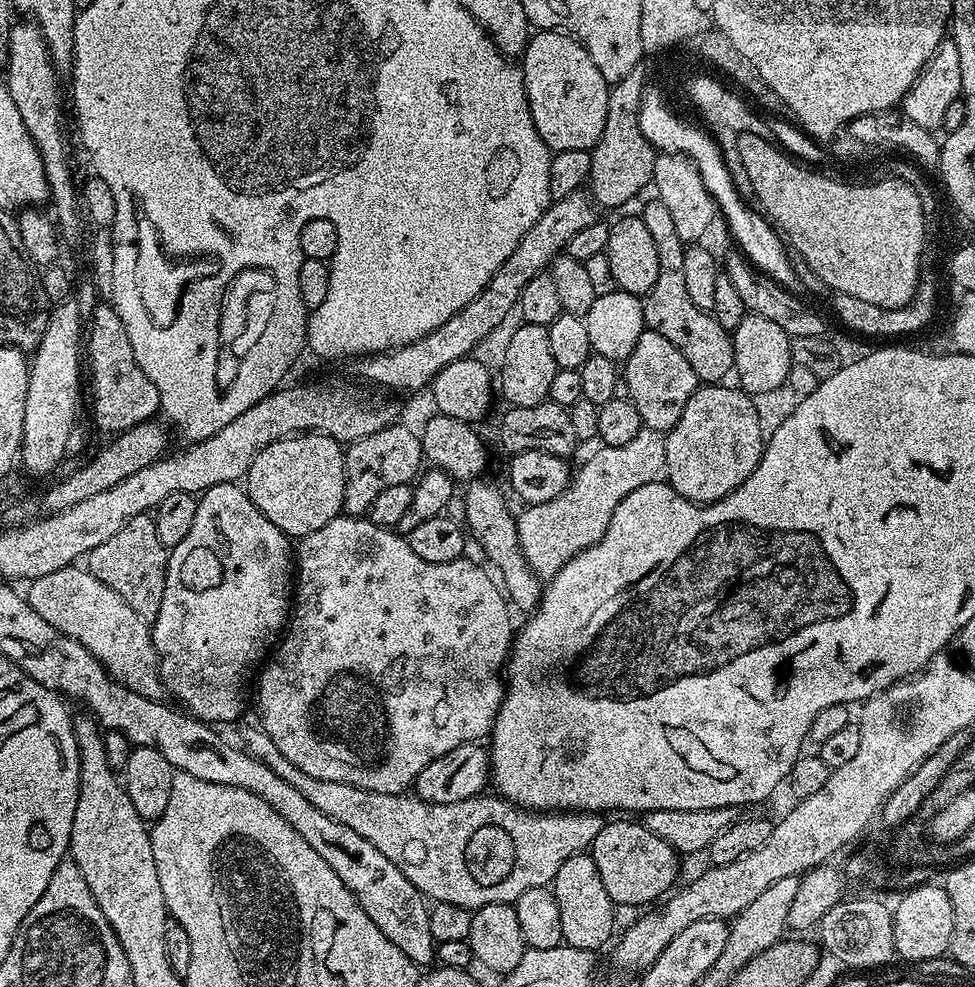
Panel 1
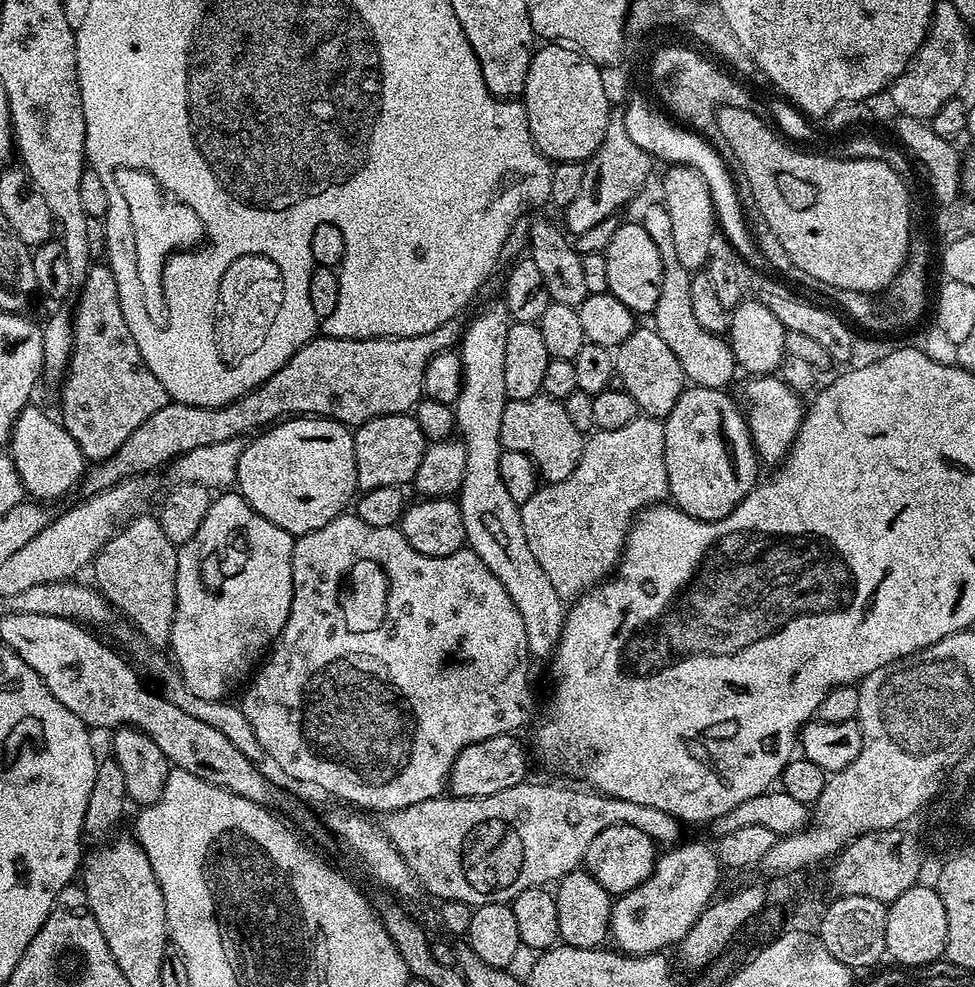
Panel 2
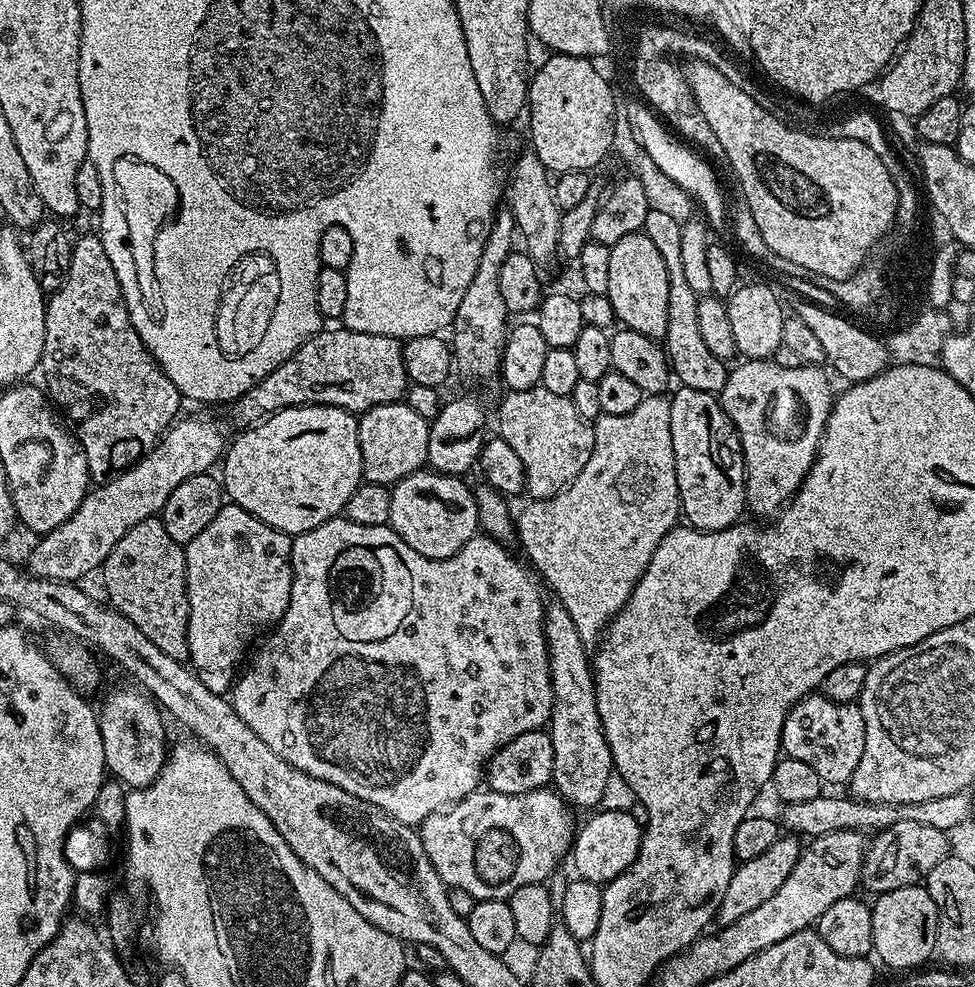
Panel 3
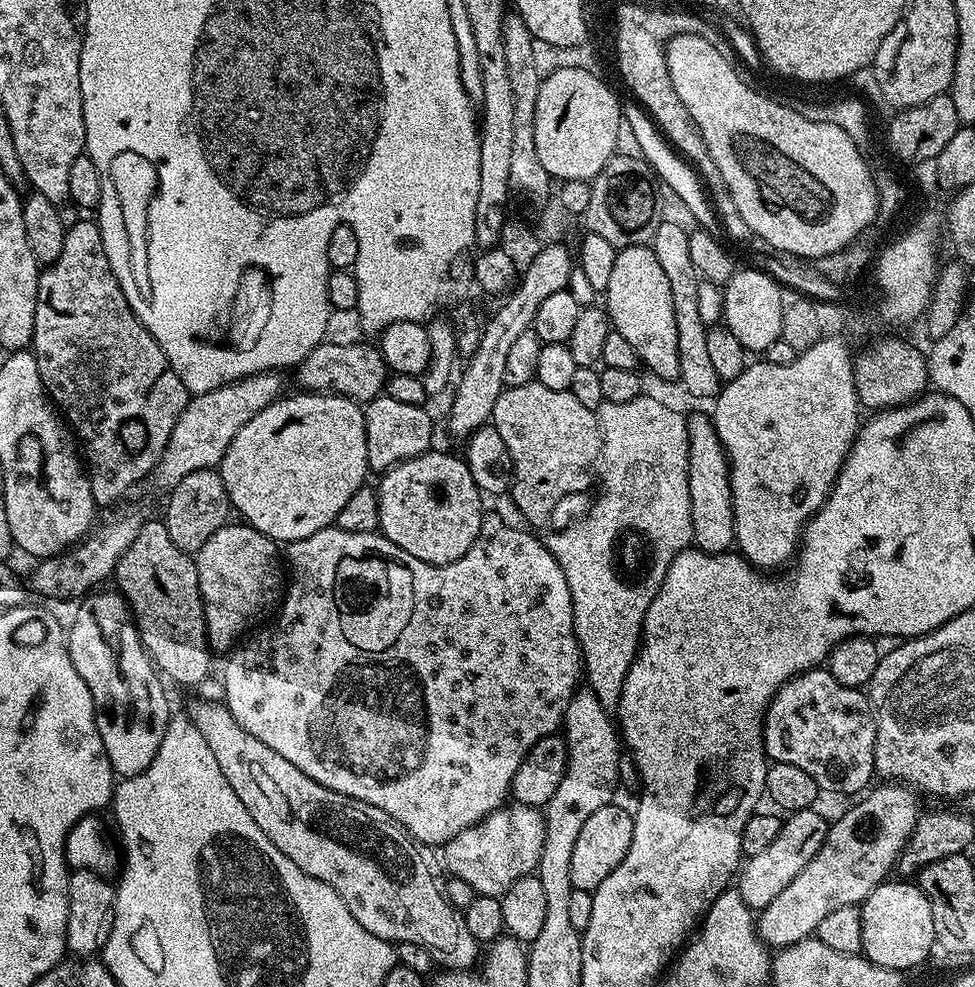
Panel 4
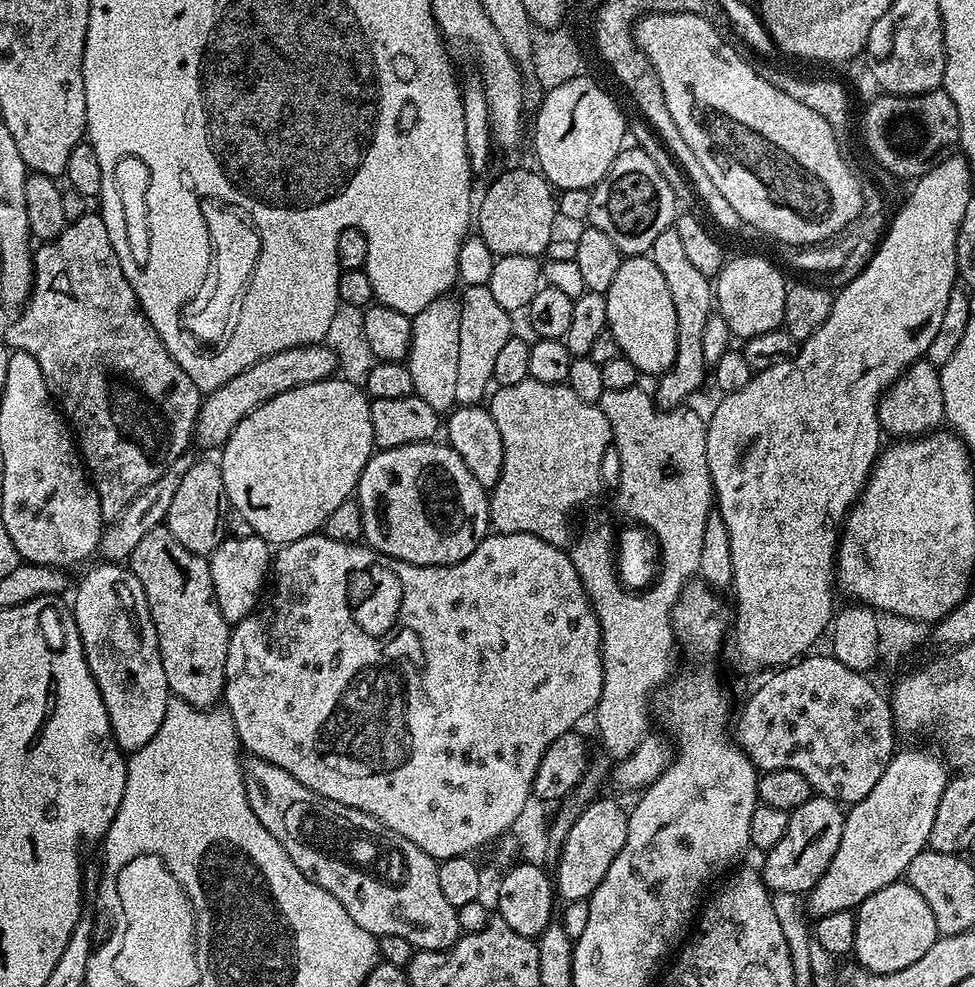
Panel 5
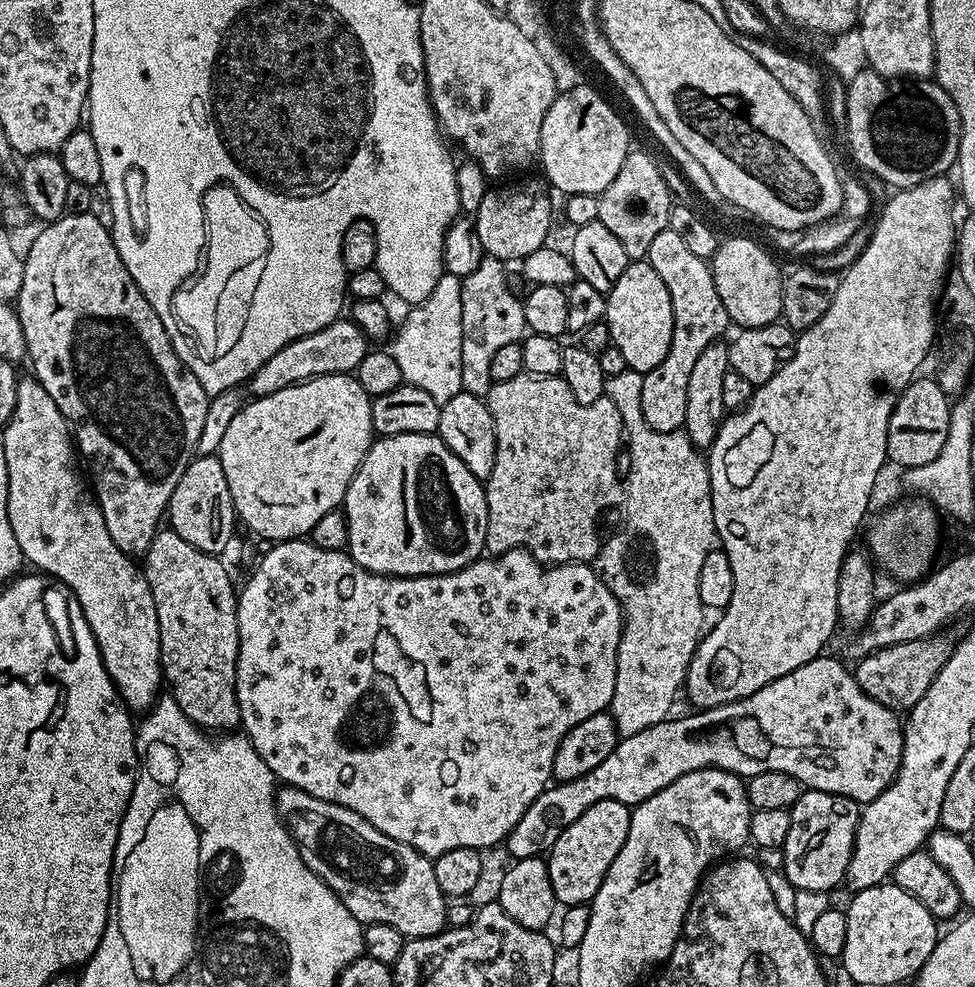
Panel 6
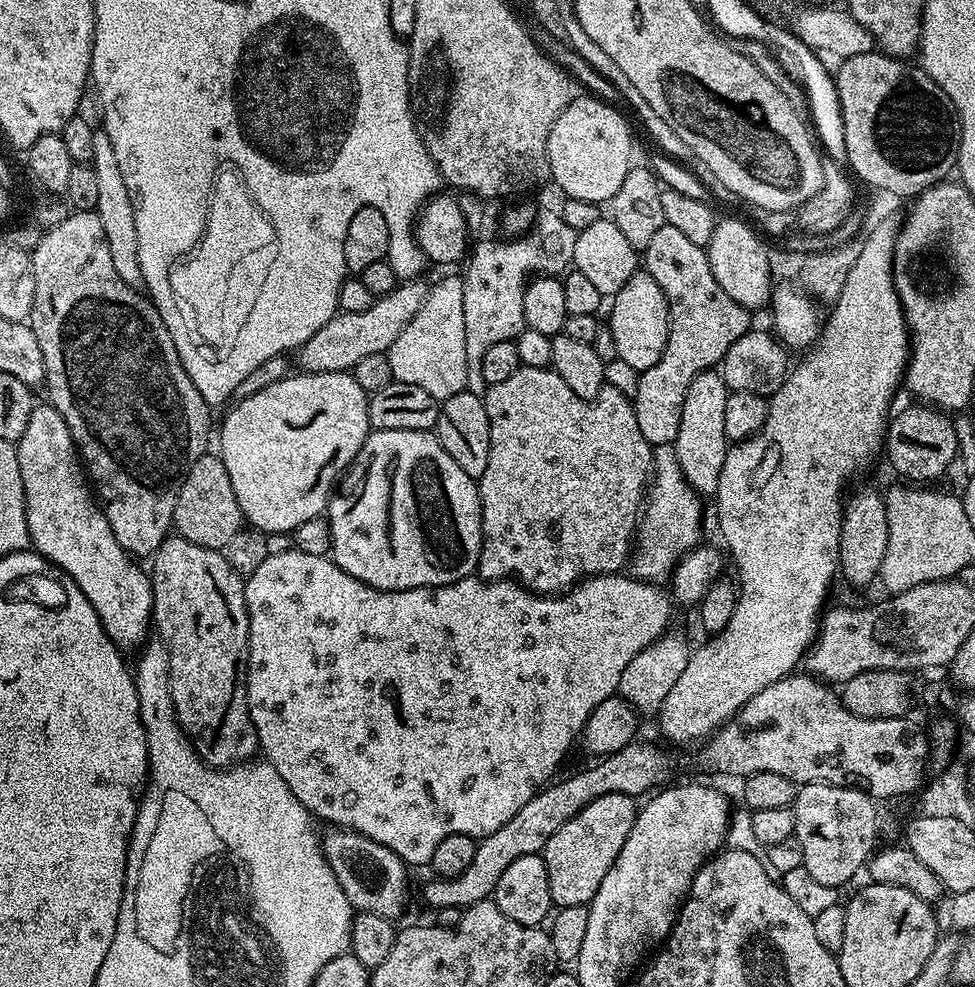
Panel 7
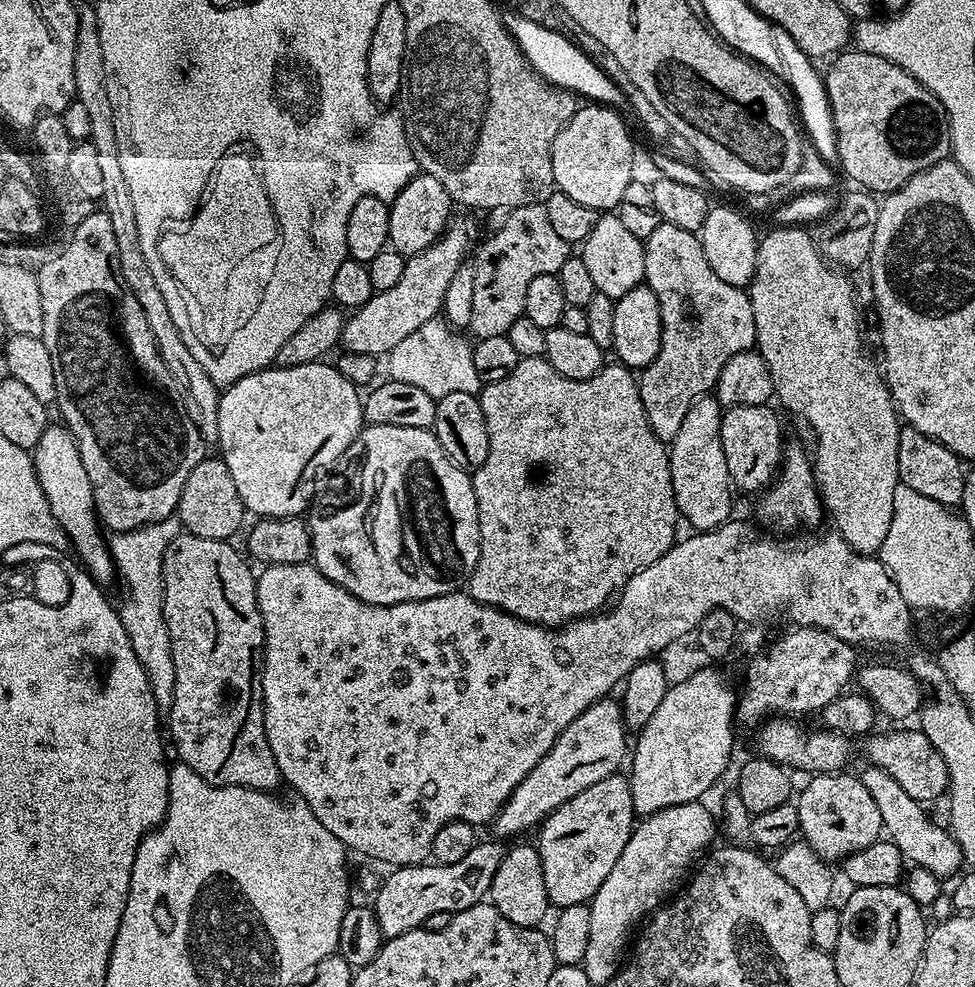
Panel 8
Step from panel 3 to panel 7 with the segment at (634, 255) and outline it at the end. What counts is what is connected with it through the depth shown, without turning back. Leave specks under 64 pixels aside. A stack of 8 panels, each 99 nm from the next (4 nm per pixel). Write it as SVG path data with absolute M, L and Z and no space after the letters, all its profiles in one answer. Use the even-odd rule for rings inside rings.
M638 270L626 286L611 297L610 304L612 317L606 320L606 324L614 334L614 346L618 346L616 358L628 363L637 374L650 370L650 366L662 358L668 337L668 303L662 286L658 286L646 270Z

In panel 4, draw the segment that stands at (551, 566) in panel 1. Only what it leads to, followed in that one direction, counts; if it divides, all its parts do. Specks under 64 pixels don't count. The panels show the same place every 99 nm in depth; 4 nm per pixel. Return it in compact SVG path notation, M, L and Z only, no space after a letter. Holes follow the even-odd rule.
M649 394L633 398L631 402L604 402L598 409L600 417L600 458L598 461L598 488L596 505L581 520L573 522L561 532L546 536L552 560L562 566L566 586L570 586L570 598L574 610L574 632L580 647L582 672L587 687L592 689L598 702L612 710L619 705L626 674L640 650L640 637L644 631L644 619L650 602L655 598L660 583L668 569L668 563L693 543L692 515L690 514L690 478L688 477L688 416L678 409L655 400ZM631 525L641 528L651 536L656 545L655 575L640 588L623 588L612 576L612 555L618 547L616 532Z

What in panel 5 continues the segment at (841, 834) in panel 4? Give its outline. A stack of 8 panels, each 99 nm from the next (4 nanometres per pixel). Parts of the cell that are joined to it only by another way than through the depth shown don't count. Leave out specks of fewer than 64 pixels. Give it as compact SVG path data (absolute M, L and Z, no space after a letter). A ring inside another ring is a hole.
M902 748L893 751L892 760L882 773L882 778L878 778L874 790L870 790L866 798L847 809L842 826L842 842L838 842L838 850L834 850L834 858L830 858L826 874L818 878L806 896L806 908L809 913L812 911L813 917L859 908L860 903L870 894L897 883L910 866L911 860L929 847L928 839L934 830L934 814L938 814L938 802L942 802L950 772L939 755L931 756L920 748Z

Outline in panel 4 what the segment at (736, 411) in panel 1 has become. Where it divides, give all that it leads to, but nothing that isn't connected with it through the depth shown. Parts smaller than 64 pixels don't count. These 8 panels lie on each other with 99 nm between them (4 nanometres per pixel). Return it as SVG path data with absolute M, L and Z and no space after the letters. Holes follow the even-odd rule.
M711 415L688 416L688 477L692 539L695 547L710 553L729 551L736 542L736 523L728 473L728 455L724 453L722 442L714 430Z

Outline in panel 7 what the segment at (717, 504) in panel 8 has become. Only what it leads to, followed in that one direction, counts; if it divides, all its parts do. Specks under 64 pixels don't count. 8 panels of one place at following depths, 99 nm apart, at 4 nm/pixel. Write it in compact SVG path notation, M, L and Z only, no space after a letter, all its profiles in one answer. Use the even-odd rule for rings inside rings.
M709 370L698 374L686 390L686 402L682 402L682 422L678 422L678 438L674 451L678 466L689 484L700 493L701 497L715 497L718 490L718 474L722 474L722 462L730 441L726 434L726 398L729 391L719 371Z

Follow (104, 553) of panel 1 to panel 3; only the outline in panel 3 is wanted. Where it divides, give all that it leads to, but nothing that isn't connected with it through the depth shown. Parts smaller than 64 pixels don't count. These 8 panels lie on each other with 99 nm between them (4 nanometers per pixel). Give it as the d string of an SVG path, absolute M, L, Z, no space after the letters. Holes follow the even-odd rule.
M163 519L143 520L138 522L138 526L134 526L134 530L126 530L126 534L118 542L118 546L114 546L114 550L110 550L110 554L104 560L103 572L104 588L108 591L107 603L126 618L130 618L130 622L134 622L134 626L138 626L138 630L142 630L142 634L146 634L146 638L150 638L150 642L154 642L154 646L158 646L158 650L162 650L162 654L170 654L170 658L175 660L187 661L186 558L184 557L184 548L178 542L174 542L174 538L170 538L170 534L166 534Z

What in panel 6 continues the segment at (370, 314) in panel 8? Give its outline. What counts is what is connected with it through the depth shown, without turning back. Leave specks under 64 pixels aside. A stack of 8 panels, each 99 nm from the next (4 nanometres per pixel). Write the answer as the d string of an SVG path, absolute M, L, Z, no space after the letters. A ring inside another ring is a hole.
M351 318L335 320L322 330L314 330L314 334L306 334L306 338L298 338L282 346L282 350L278 350L278 354L274 354L270 362L262 362L262 366L258 366L258 370L251 378L251 395L258 397L274 394L278 390L286 390L290 386L319 376L342 376L355 373L358 362L362 362L362 358L368 351L370 351L368 337Z

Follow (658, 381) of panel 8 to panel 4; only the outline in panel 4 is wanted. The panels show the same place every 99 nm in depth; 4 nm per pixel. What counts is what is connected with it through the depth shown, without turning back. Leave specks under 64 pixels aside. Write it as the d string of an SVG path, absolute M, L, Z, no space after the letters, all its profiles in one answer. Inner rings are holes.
M668 218L661 219L658 230L654 230L650 247L654 250L654 258L662 266L670 282L670 295L674 298L674 322L678 322L678 366L680 367L679 383L692 396L715 397L720 391L722 382L714 371L714 362L710 358L710 349L706 346L706 334L709 325L702 322L698 315L698 282L700 277L690 262L689 229Z

